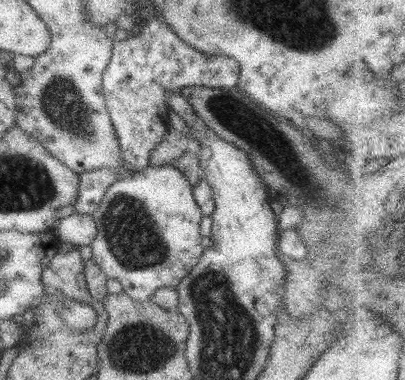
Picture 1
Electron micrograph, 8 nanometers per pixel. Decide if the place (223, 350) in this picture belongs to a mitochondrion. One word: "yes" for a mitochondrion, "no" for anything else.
yes

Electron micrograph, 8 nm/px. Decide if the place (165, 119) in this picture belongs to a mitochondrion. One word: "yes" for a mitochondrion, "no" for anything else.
no

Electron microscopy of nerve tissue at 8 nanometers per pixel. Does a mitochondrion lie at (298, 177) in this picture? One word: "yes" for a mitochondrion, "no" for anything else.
yes

